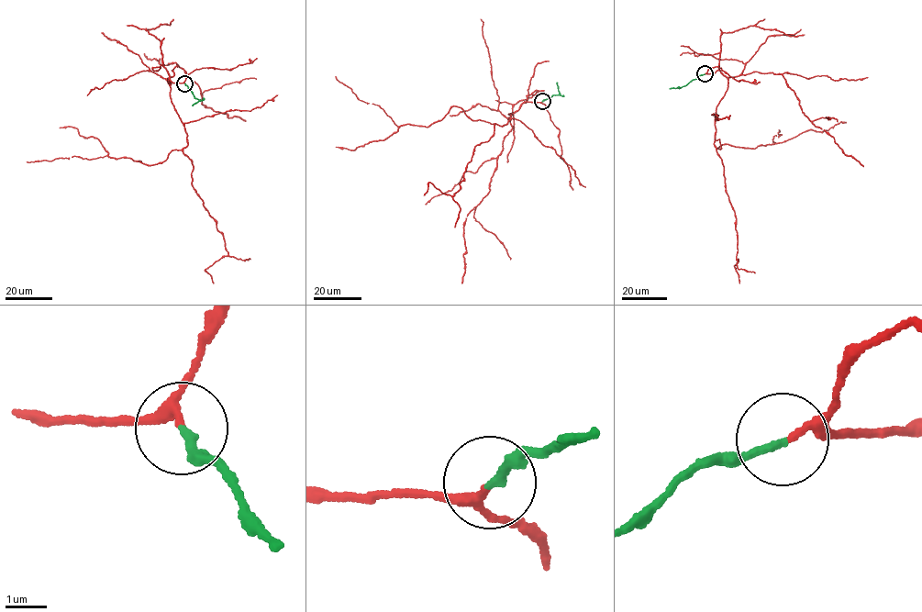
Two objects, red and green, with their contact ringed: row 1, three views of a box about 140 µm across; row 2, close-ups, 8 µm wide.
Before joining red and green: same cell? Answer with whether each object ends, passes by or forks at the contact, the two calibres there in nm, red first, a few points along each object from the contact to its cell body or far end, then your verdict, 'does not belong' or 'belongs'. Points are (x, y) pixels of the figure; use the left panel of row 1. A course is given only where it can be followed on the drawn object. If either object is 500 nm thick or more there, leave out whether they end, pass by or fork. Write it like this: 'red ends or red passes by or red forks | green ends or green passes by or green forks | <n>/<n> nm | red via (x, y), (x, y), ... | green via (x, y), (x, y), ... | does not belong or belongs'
red passes by | green ends | 130/190 nm | red via (184, 83), (169, 79), (187, 145), (157, 164), (109, 157), (98, 139), (60, 127) | green via (184, 83), (194, 97), (199, 99), (193, 105) | belongs

